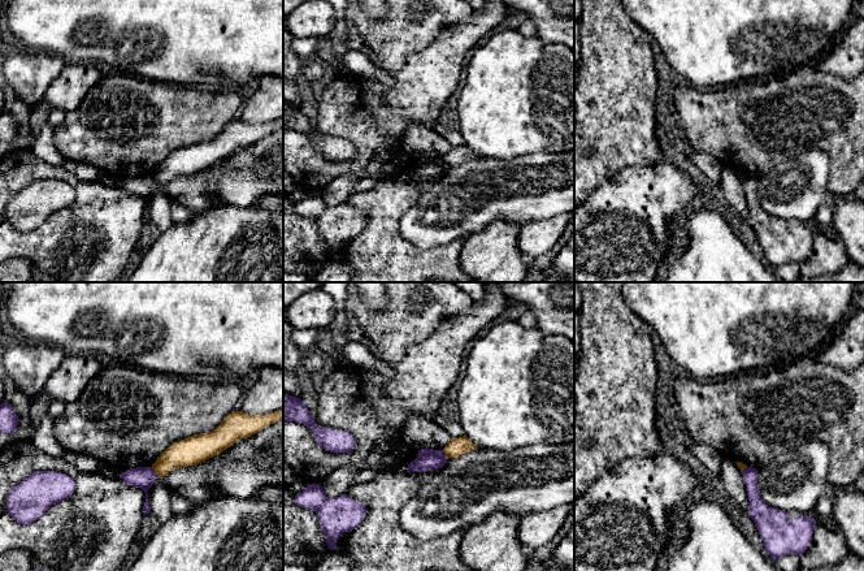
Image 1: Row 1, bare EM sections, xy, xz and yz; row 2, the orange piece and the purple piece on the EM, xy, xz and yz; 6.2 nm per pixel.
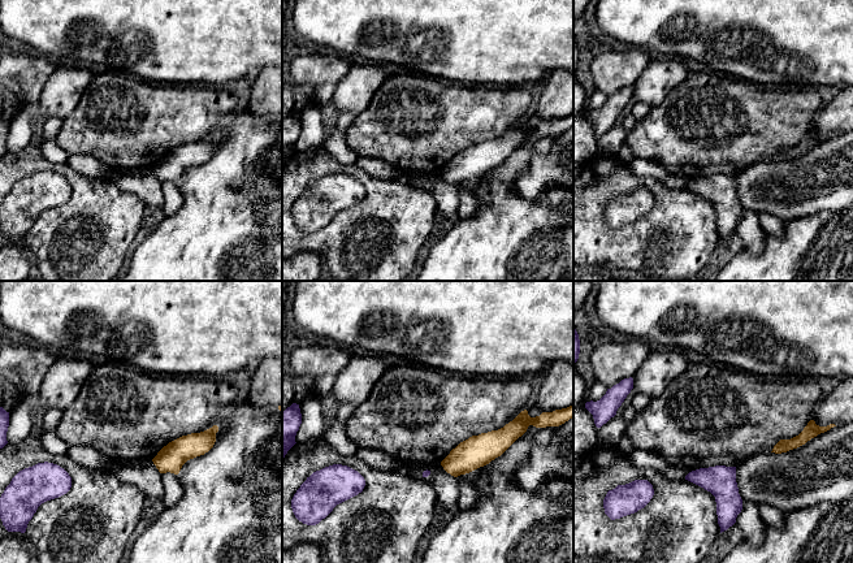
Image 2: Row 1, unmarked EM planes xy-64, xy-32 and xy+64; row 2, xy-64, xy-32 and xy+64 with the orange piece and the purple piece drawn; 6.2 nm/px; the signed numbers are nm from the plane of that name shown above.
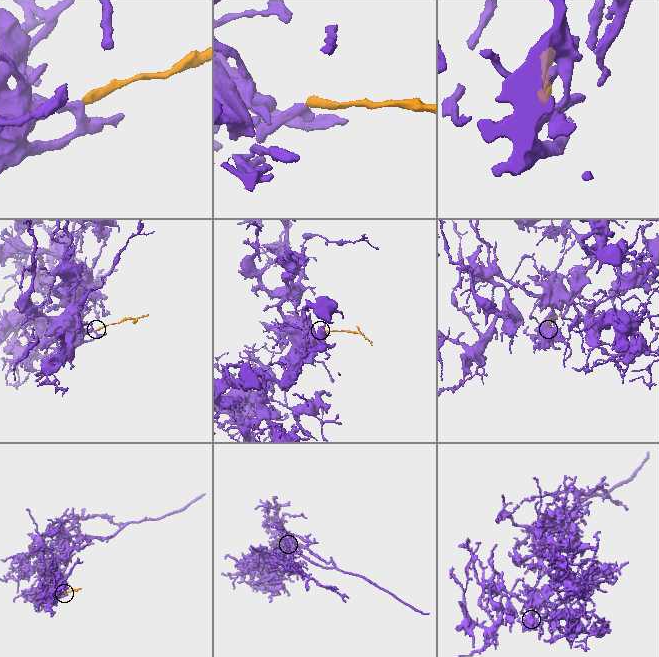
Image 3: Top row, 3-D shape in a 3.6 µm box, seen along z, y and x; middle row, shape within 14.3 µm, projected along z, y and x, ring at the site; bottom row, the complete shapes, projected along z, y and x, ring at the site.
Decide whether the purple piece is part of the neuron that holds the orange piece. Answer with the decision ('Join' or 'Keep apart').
Keep apart

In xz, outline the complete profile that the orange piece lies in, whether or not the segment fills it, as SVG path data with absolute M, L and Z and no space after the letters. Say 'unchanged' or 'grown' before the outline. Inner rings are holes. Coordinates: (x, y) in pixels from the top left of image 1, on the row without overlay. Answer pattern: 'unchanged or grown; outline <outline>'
unchanged; outline M466 144L451 147L451 151L443 157L447 166L457 166L465 161L478 157Z

